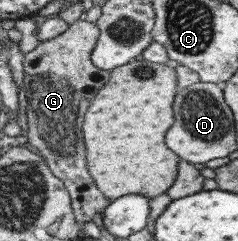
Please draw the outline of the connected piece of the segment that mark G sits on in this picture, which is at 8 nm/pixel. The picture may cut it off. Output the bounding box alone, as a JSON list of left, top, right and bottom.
[21,17,111,224]

